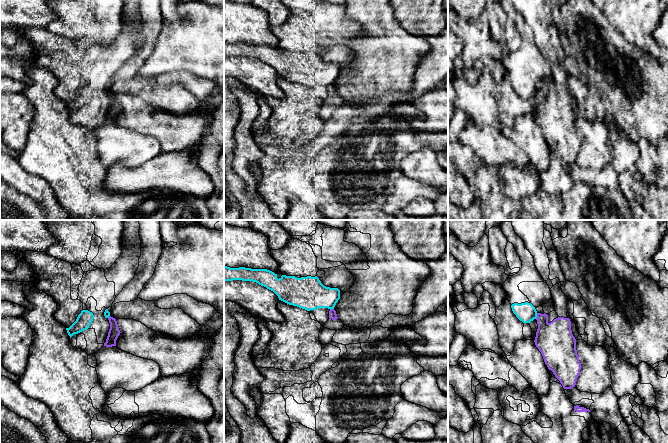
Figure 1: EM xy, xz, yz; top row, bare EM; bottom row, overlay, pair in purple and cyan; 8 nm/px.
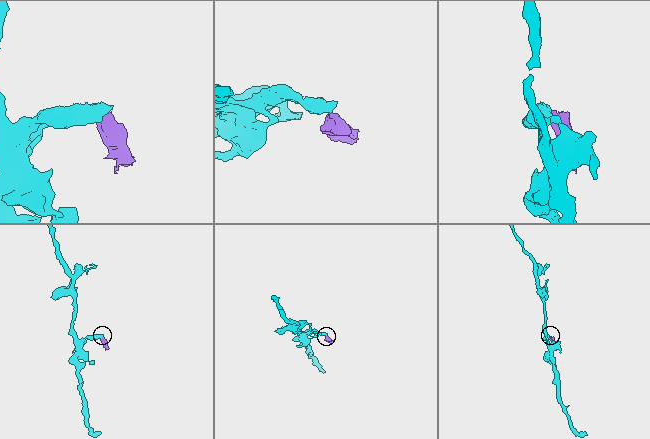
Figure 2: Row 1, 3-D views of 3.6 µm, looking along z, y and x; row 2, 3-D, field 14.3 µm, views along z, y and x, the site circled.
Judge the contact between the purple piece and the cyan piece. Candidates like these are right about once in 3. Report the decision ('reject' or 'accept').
reject

